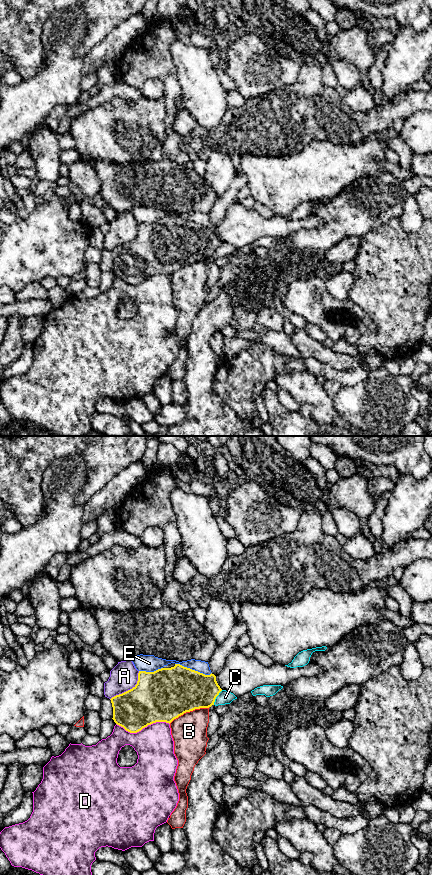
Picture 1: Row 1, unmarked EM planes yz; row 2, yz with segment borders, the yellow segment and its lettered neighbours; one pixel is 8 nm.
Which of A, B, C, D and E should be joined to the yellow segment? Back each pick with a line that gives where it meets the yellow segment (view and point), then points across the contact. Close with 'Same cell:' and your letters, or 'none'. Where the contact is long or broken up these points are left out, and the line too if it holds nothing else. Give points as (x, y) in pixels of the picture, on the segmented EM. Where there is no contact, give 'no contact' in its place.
Same cell: none

